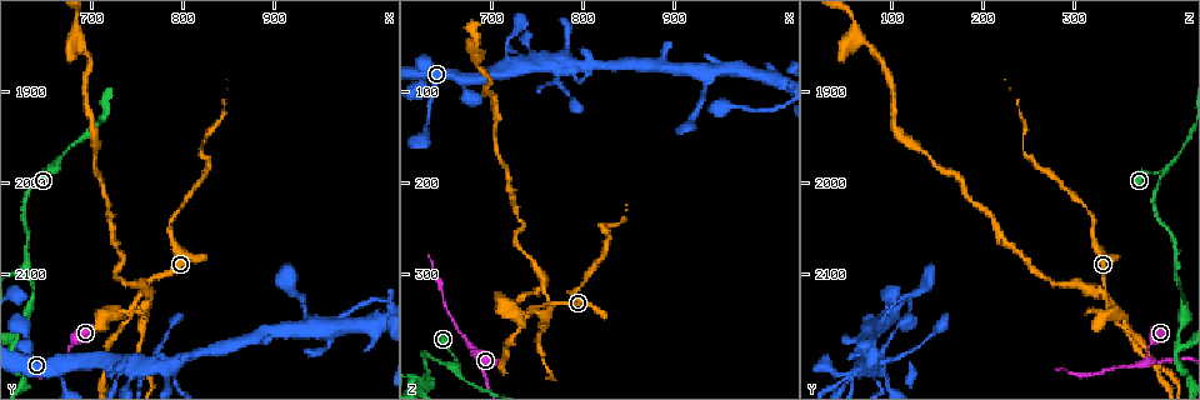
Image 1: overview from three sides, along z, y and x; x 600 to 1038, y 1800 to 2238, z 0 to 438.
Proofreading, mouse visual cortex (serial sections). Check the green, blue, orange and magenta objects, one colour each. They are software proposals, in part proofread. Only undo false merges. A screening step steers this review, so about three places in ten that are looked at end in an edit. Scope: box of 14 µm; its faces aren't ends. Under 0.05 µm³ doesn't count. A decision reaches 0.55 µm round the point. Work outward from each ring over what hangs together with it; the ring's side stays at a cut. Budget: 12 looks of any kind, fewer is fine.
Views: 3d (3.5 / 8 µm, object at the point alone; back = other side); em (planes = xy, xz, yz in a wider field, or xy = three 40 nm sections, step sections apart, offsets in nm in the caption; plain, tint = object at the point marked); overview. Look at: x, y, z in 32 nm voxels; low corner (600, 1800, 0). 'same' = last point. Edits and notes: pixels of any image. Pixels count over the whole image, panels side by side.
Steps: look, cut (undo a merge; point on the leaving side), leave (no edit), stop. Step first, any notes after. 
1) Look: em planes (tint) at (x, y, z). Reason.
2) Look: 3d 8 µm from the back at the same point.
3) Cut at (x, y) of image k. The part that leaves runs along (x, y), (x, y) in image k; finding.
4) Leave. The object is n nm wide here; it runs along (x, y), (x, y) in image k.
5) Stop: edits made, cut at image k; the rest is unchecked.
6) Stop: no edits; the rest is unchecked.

Look: 3d 3.5 µm at (675, 2190, 380). A narrow waist.

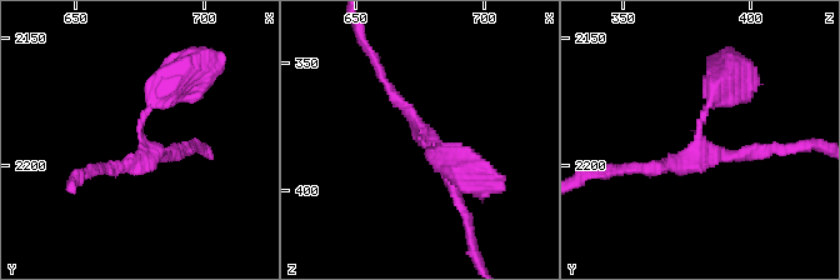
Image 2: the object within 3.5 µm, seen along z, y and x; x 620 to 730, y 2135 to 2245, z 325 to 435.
Look: em xy step 2 (tint) at (675, 2192, 380). 3 arms meet here; the arms are 150, 150, 350 nm wide; now the EM.

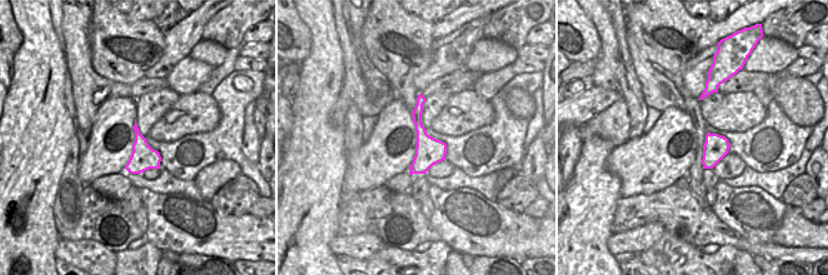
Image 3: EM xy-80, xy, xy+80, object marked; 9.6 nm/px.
Look: em xy step 5 (tint) at the same point.

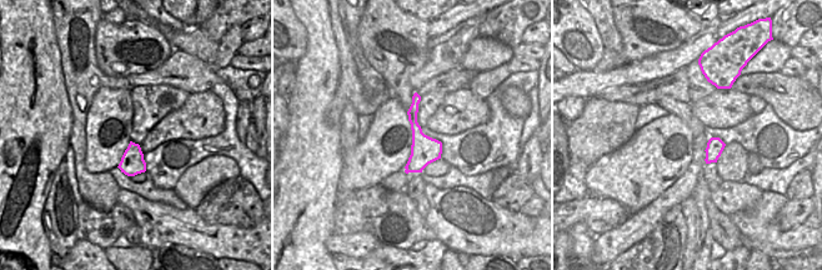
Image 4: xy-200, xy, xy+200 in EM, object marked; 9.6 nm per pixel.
Leave. It runs along (726, 76), (689, 156), (640, 169) in image 2; all the same cell.

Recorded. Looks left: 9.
Look: 3d 3.5 µm at (785, 2045, 320). A narrow waist.

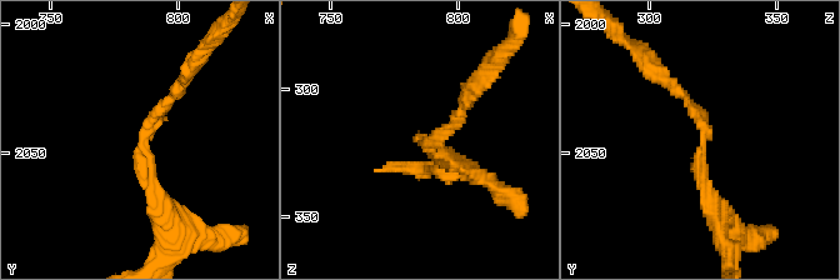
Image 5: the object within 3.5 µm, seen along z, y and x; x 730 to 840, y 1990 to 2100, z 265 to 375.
Look: em xy step 3 (tint) at (785, 2046, 321).

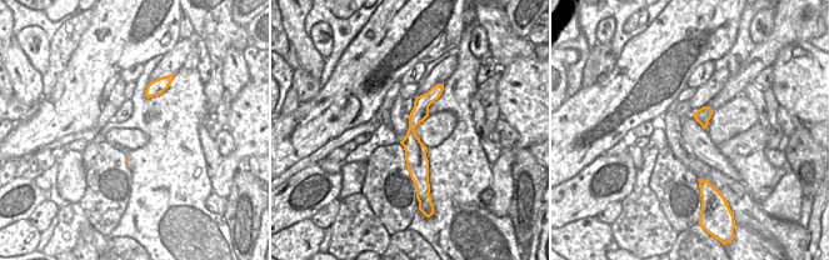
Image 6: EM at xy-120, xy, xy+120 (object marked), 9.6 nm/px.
Leave. The arms are 150, 250 nm wide; it runs along (440, 86), (411, 126), (418, 184) in image 6; one cell here.

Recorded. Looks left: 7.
Look: 3d 3.5 µm at (660, 1990, 400). Narrows sharply.

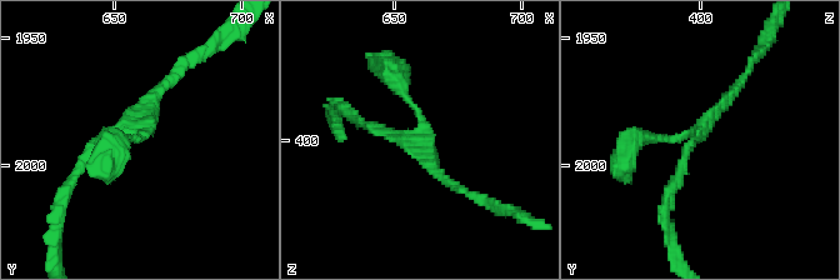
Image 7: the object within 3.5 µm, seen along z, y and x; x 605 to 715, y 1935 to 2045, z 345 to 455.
Look: em xy step 5 (tint) at (658, 1987, 399). 3 arms meet here; the arms are 100, 150, 250 nm wide.

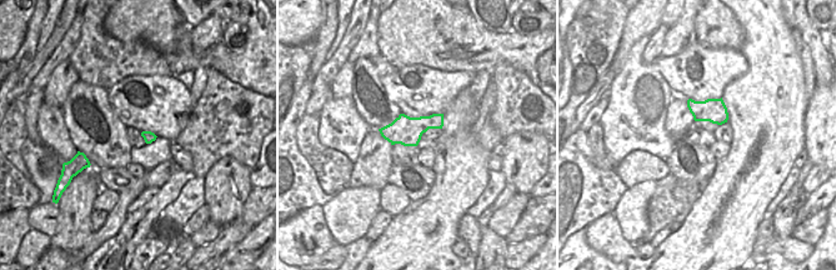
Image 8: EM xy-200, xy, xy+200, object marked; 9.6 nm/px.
Leave. It runs along (390, 68), (421, 129), (403, 138), (353, 115) in image 7; one cell here.

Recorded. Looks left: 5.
Look: 3d 3.5 µm at (630, 2090, 415). Three-way junction.

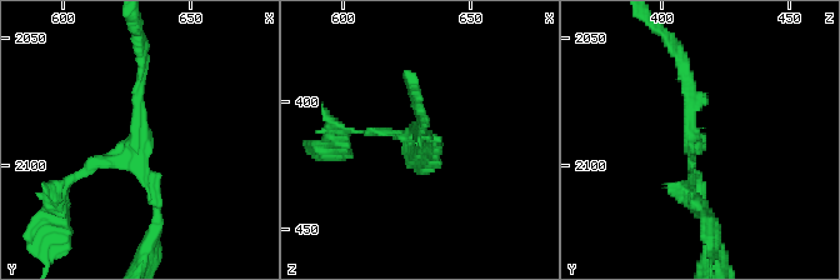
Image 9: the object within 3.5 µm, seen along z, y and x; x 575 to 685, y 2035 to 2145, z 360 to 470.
Look: em xy step 3 (plain) at (629, 2091, 413). Now the EM.

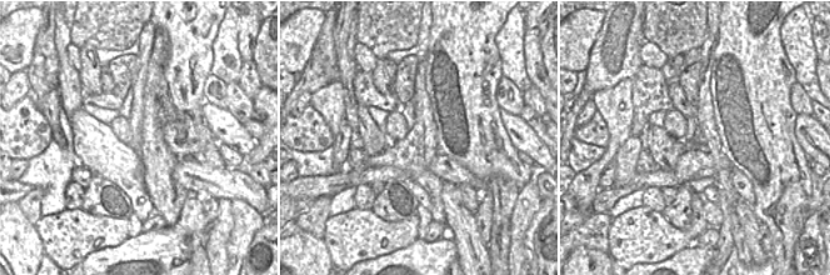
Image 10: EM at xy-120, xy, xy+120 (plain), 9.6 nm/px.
Look: em xy step 3 (tint) at the same point. With the object marked.

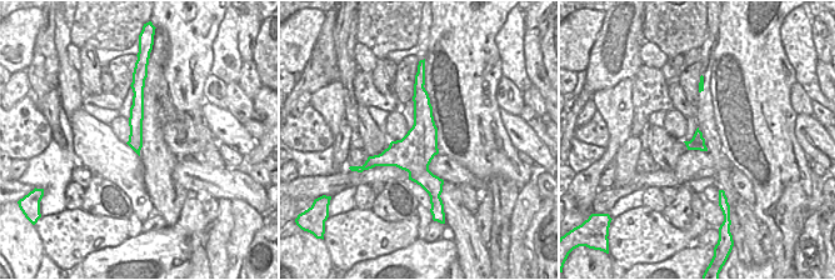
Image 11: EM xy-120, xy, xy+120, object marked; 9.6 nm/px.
Leave. The arms are 100, 150, 150 nm wide; it runs along (416, 86), (421, 174), (431, 193) in image 11; continuous, no second cell.

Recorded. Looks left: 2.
Stop: no edits; the rest is unchecked.

